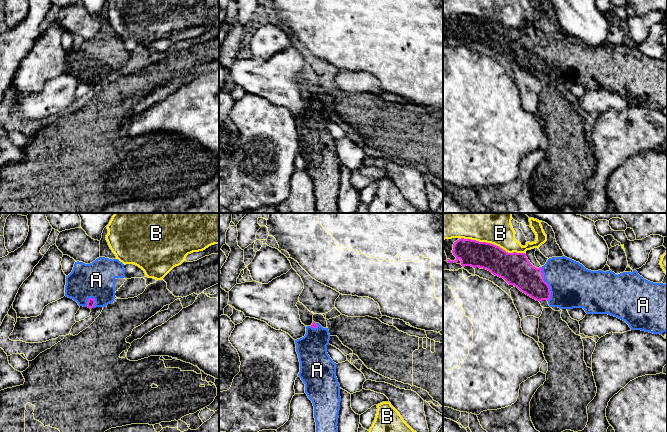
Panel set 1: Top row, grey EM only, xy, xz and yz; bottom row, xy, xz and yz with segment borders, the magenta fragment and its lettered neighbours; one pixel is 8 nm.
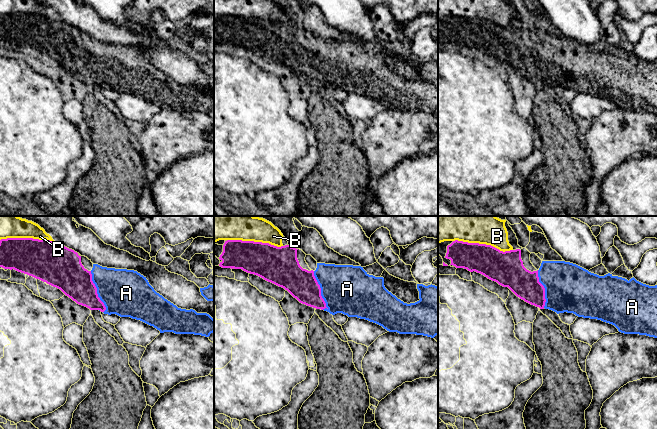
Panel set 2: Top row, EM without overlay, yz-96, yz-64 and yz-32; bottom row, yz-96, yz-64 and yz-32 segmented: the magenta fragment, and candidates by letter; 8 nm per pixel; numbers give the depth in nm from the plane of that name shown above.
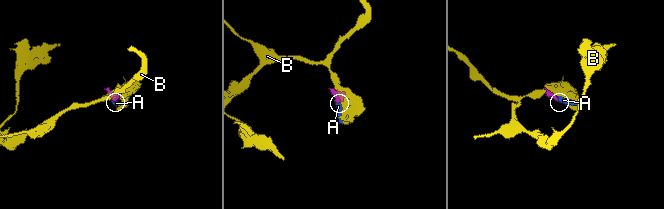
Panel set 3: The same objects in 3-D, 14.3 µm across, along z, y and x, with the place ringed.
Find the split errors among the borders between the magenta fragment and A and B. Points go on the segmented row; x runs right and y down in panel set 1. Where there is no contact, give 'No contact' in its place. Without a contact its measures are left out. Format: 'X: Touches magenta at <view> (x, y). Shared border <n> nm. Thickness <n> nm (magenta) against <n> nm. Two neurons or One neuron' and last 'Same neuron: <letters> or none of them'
A: Touches magenta at yz (547, 284). Shared border 280 nm. Thickness 220 nm (magenta) against 360 nm. One neuron
B: Touches magenta at yz (492, 244). Shared border 550 nm. Thickness 240 nm (magenta) against 440 nm. Two neurons
Same neuron: A

